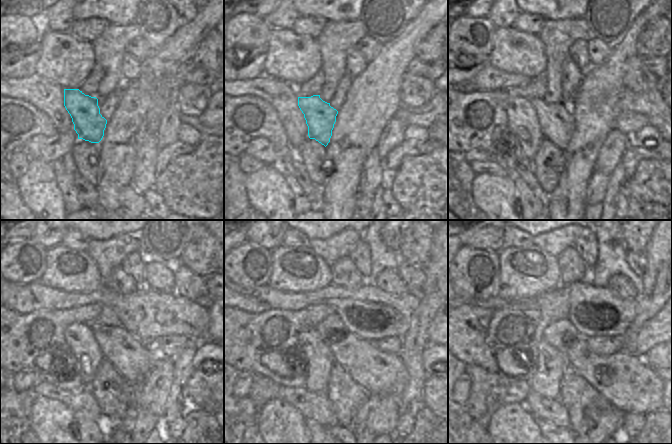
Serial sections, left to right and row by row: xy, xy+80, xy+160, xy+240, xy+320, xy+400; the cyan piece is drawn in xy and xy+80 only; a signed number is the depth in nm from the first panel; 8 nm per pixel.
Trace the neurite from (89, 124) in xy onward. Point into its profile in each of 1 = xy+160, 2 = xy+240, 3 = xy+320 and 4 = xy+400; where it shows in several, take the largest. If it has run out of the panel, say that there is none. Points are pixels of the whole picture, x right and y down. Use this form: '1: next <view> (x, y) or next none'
1: next xy+160 (556, 120)
2: next xy+240 (134, 359)
3: next xy+320 (380, 373)
4: next xy+400 (624, 379)

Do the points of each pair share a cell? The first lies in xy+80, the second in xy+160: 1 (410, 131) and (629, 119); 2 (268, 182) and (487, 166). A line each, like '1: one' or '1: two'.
1: two
2: two

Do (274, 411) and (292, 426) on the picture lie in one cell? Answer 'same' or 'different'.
same

